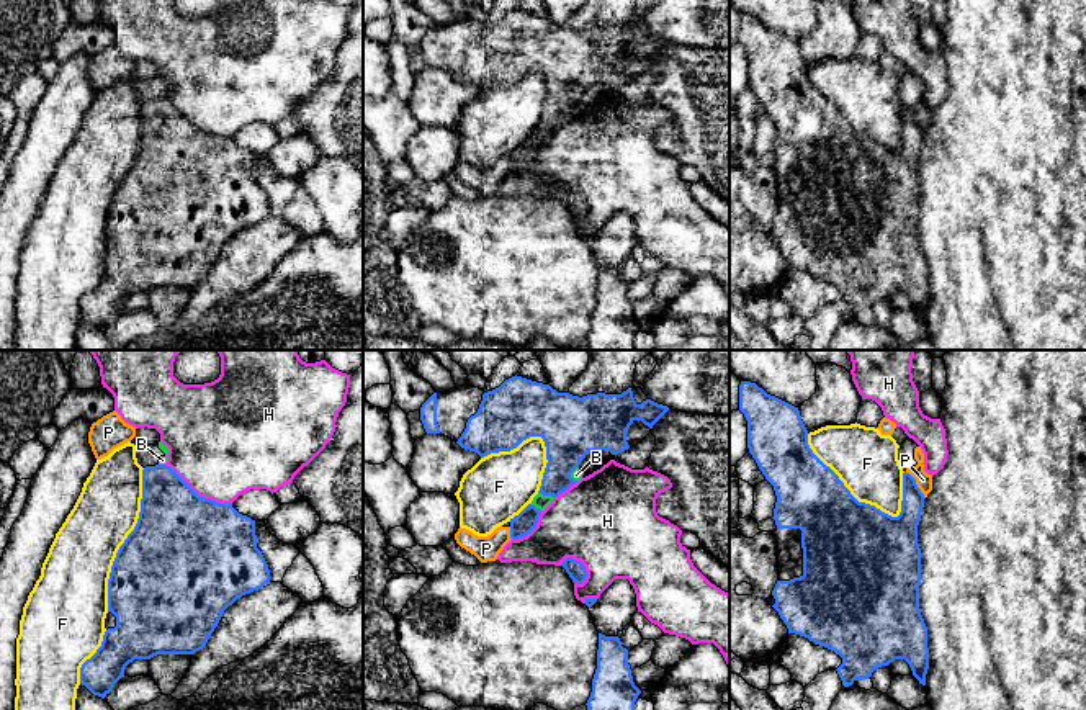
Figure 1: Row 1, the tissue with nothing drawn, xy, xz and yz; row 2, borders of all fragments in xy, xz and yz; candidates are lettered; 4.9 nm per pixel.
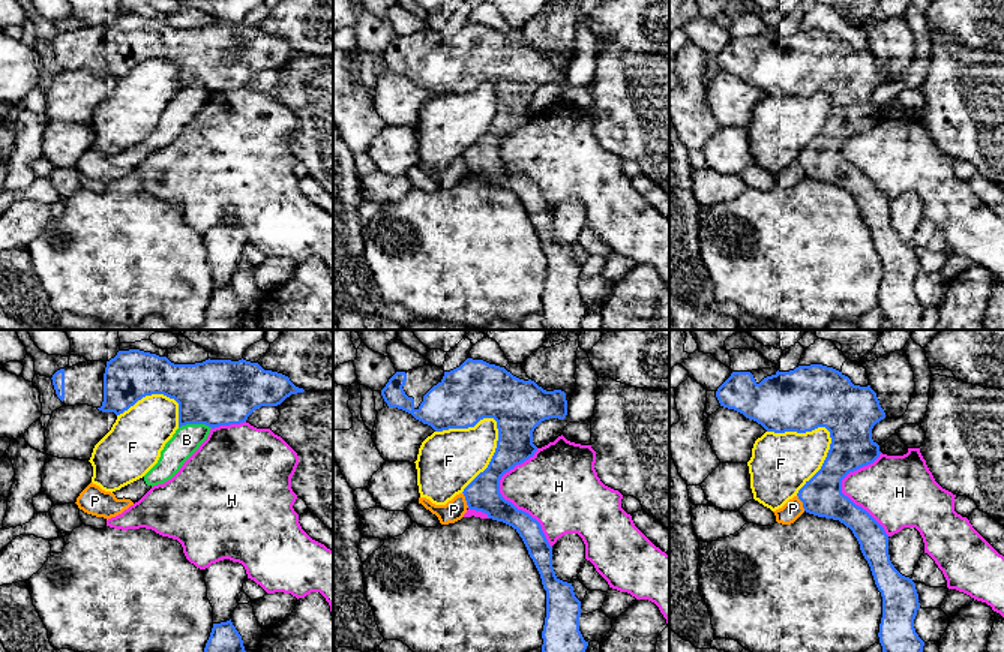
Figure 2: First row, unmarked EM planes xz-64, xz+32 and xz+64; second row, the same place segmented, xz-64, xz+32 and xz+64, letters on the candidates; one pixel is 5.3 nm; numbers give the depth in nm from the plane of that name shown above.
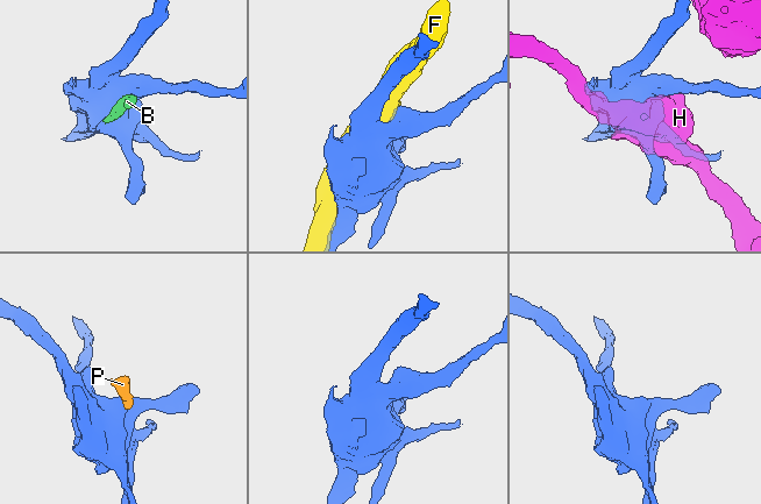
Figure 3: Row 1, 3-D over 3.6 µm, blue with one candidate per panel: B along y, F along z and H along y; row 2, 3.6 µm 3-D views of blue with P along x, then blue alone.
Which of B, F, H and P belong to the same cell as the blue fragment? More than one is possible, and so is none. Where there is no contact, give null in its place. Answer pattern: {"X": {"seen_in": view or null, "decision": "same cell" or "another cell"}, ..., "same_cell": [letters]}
{"B": {"seen_in": "xz", "decision": "another cell"}, "F": {"seen_in": "yz", "decision": "another cell"}, "H": {"seen_in": "xy", "decision": "another cell"}, "P": {"seen_in": "yz", "decision": "another cell"}, "same_cell": []}

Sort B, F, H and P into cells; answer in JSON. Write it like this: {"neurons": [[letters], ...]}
{"neurons": [["B", "P"], ["F"], ["H"]]}

